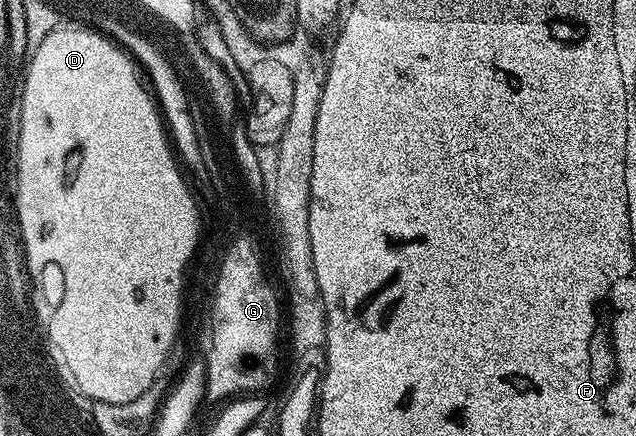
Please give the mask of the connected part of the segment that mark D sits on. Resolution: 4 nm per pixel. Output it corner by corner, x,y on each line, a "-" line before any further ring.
59,28
44,37
40,48
29,55
29,62
26,80
21,83
22,119
16,185
16,211
18,228
21,230
21,245
28,252
28,262
39,272
45,271
48,265
58,266
59,272
62,273
62,299
56,304
53,303
52,322
48,329
57,357
61,358
62,364
68,368
75,387
92,401
128,404
128,400
136,400
136,396
140,396
140,392
148,389
155,378
163,373
169,350
179,337
178,325
182,322
184,300
178,296
178,270
182,270
182,262
191,265
194,249
198,246
198,203
187,179
182,179
182,174
170,155
172,146
168,141
159,107
151,91
146,86
147,91
142,87
142,82
138,79
139,67
122,46
93,28

